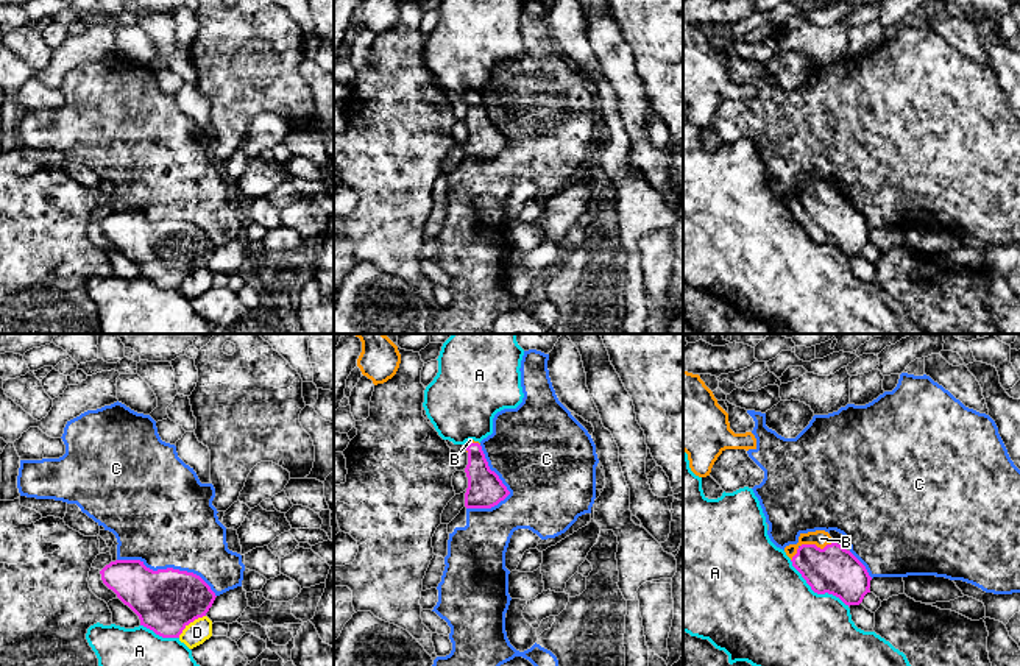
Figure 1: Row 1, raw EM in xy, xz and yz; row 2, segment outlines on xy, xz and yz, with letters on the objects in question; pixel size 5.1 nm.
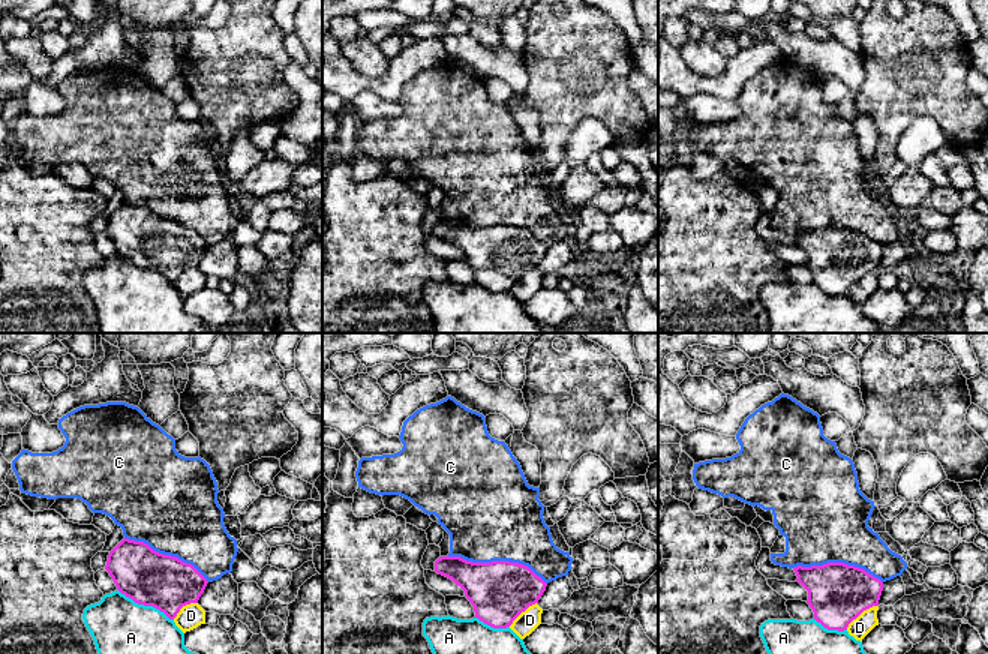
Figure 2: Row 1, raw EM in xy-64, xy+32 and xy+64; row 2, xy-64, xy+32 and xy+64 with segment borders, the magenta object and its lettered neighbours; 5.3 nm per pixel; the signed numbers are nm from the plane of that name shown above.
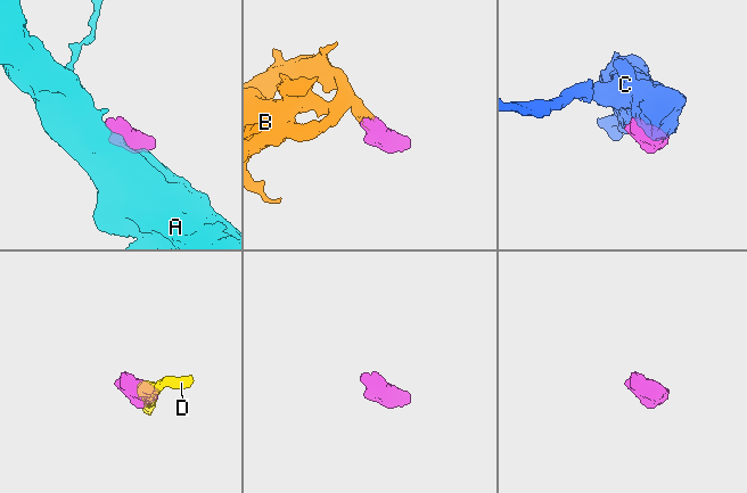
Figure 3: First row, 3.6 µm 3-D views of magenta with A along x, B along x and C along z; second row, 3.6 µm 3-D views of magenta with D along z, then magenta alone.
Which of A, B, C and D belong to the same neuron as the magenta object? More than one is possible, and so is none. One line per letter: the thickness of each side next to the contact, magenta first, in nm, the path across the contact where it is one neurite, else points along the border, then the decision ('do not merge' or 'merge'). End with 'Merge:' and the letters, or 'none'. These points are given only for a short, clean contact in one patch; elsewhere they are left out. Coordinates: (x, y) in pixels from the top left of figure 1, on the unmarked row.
A: 240/480 nm | do not merge
B: 240/90 nm | across yz (833, 220), (810, 195), (821, 189) | merge
C: 320/500 nm | do not merge
D: 320/120 nm | do not merge
Merge: B

